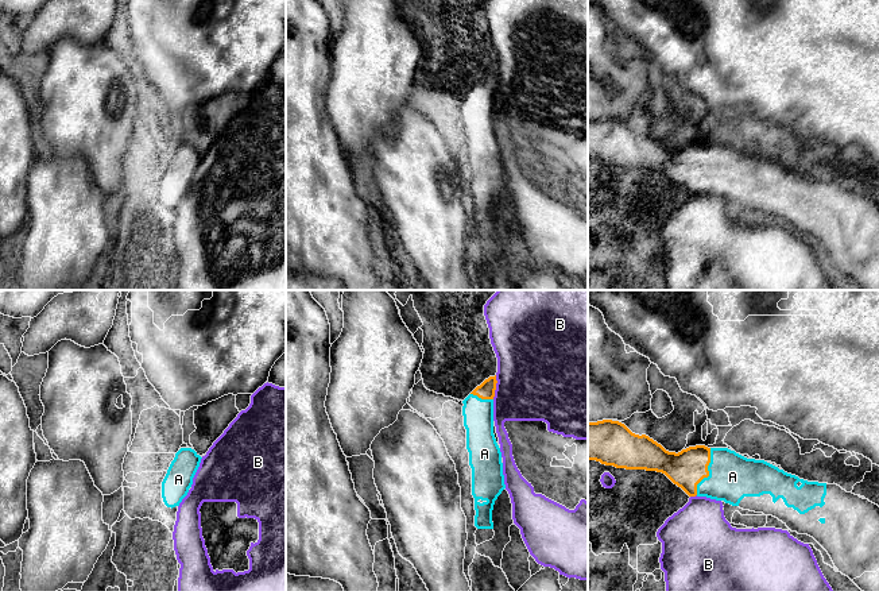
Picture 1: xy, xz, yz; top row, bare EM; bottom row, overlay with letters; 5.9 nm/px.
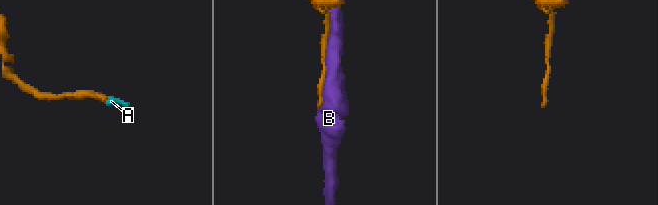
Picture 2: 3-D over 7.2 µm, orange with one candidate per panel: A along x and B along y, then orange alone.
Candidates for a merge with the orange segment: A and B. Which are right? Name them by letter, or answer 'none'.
A

